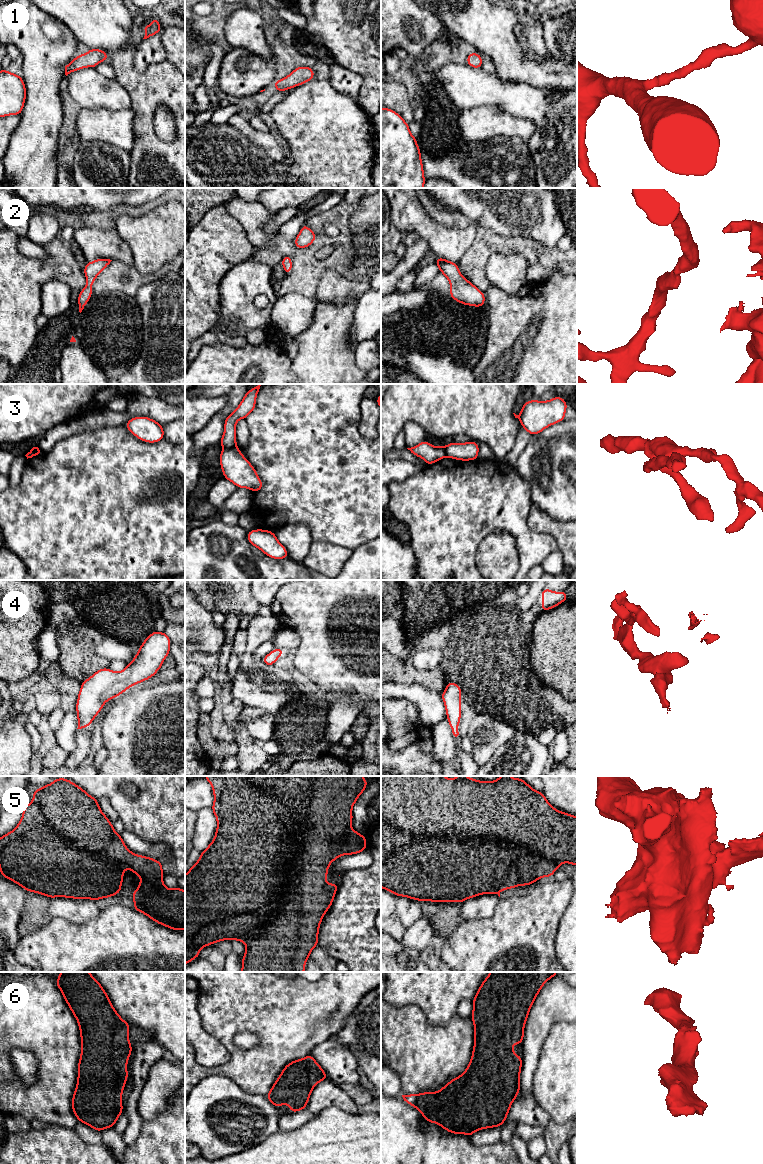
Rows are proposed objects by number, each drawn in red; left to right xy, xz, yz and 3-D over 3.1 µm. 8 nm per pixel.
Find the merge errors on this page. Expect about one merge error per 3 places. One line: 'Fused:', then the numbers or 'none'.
Fused: 3

